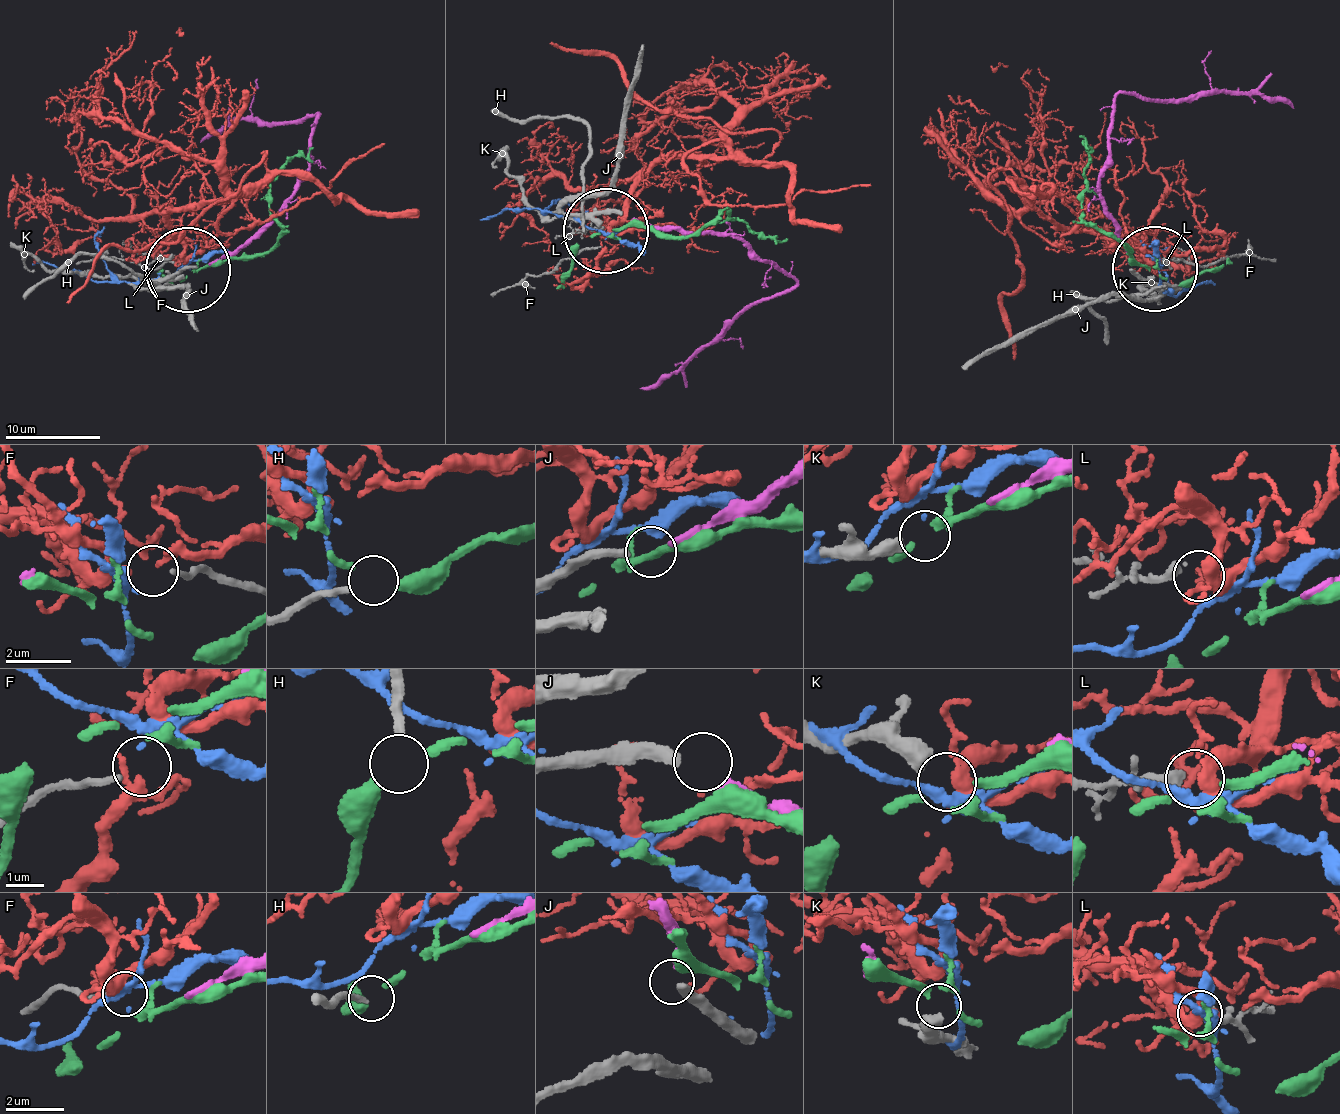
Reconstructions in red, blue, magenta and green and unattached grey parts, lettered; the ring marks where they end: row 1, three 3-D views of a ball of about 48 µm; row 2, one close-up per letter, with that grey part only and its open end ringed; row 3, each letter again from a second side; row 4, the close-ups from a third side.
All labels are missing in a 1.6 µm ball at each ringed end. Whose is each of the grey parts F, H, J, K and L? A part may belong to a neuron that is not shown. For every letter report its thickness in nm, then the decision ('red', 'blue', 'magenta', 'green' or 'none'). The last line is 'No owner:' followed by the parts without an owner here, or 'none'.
F: 150 nm thick; blue
H: 200 nm thick; none
J: 260 nm thick; magenta
K: 460 nm thick; green
L: 280 nm thick; red
No owner: H

